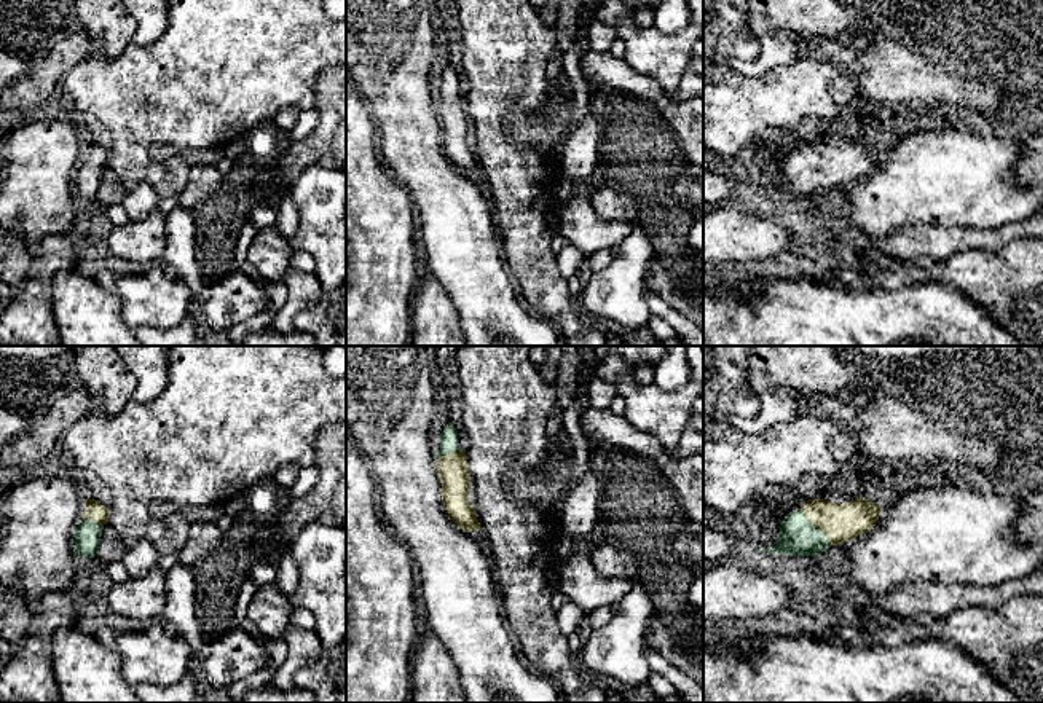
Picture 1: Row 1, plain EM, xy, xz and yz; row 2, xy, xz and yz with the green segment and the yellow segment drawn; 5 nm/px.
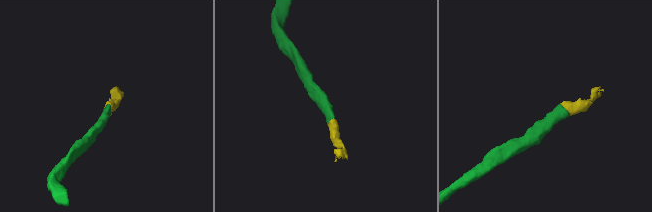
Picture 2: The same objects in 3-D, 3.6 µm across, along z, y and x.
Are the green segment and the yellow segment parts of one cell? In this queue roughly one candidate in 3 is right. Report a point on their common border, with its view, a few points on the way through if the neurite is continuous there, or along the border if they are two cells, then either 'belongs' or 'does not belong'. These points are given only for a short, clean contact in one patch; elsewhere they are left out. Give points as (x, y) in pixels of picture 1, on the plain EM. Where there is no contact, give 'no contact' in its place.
meets green in yz at (815, 169); runs through yz (798, 179), (815, 169), (846, 164); belongs

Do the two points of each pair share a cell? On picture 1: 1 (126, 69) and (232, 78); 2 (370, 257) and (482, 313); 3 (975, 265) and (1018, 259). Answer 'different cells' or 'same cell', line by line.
1: same cell
2: different cells
3: same cell

